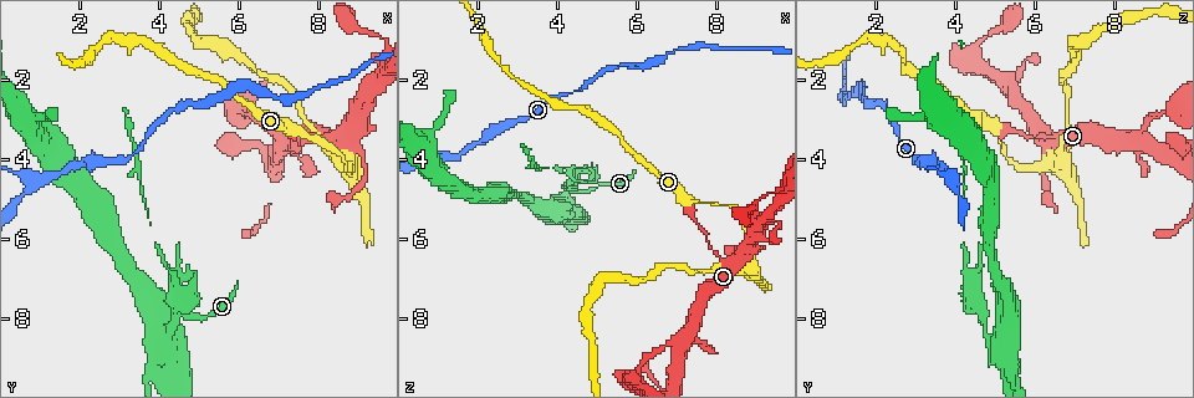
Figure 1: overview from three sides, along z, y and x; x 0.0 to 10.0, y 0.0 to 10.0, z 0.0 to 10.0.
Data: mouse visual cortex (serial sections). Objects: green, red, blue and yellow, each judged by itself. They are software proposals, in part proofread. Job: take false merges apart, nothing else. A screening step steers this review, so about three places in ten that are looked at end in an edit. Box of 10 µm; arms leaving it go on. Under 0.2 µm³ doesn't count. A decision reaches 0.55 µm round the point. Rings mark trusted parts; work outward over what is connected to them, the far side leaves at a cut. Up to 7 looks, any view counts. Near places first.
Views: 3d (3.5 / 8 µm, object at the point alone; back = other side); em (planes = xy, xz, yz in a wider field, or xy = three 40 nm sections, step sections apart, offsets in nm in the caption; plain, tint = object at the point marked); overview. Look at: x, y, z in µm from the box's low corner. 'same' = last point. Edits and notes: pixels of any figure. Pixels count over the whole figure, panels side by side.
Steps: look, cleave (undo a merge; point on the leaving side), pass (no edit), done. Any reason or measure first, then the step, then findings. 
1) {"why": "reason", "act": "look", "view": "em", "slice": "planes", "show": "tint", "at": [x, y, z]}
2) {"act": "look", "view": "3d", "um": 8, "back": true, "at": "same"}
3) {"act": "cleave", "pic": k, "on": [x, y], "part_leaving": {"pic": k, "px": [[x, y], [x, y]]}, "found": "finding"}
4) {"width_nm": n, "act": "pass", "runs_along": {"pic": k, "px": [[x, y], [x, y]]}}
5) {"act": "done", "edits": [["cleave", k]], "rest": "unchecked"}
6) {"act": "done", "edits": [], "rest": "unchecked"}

{"why": "arms part here", "act": "look", "view": "3d", "um": 3.5, "at": [7.10, 3.50, 8.60]}

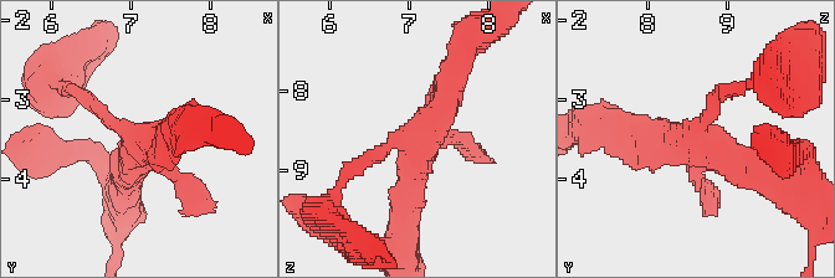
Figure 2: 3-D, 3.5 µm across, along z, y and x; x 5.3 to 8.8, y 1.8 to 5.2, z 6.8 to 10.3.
{"act": "look", "view": "em", "slice": "planes", "show": "tint", "at": [7.10, 3.50, 8.65]}

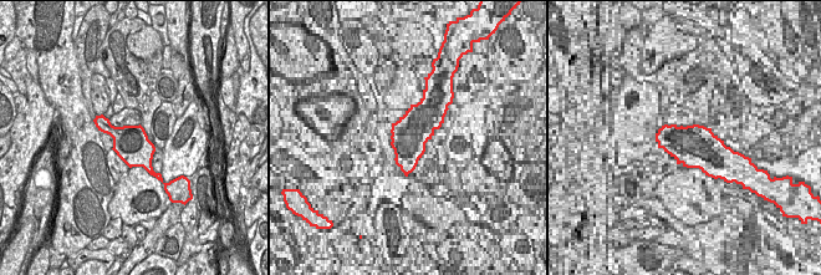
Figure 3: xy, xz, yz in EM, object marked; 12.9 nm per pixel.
{"act": "look", "view": "em", "slice": "xy", "step": 5, "show": "tint", "at": "same"}

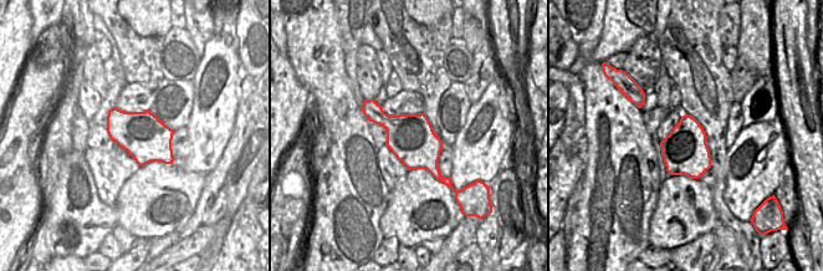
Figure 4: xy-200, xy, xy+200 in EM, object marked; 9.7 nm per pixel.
{"act": "pass", "runs_along": {"pic": 2, "px": [[454, 70], [419, 140], [404, 210]]}, "found": "one cell here"}

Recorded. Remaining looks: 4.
{"why": "two arms in line, one across", "act": "look", "view": "3d", "um": 3.5, "at": [0.85, 4.60, 4.00]}

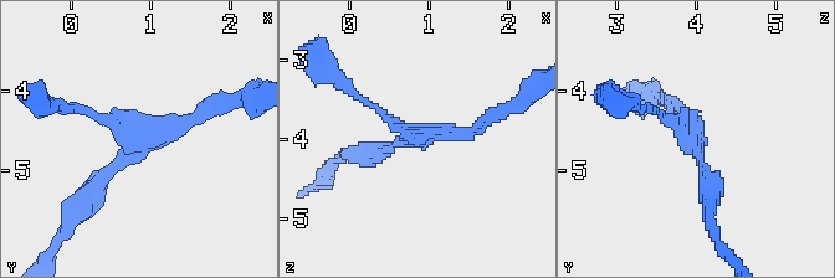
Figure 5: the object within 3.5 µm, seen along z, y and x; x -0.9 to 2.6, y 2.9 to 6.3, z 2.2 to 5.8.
{"arms": 3, "arm_widths_nm": [100, 200, 200], "why": "shape alone is not enough", "act": "look", "view": "em", "slice": "xy", "step": 3, "show": "tint", "at": [0.85, 4.65, 3.95]}

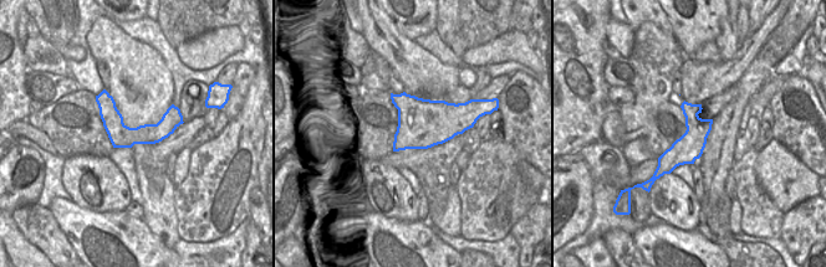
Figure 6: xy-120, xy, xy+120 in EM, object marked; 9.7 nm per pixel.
{"why": "another direction", "act": "look", "view": "em", "slice": "xy", "step": 2, "show": "tint", "at": "same"}

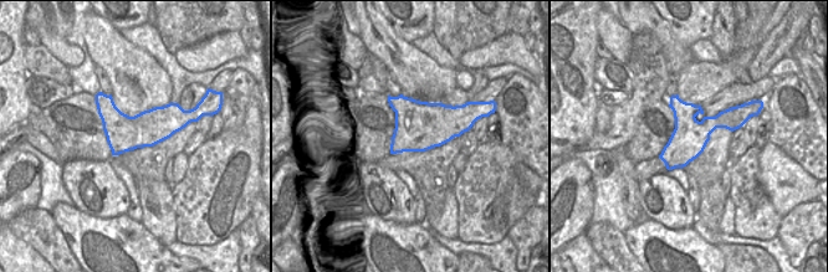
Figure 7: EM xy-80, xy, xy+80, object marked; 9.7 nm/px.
{"act": "pass", "found": "all the same cell"}

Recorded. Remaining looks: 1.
{"act": "done", "edits": [], "rest": "unchecked"}

